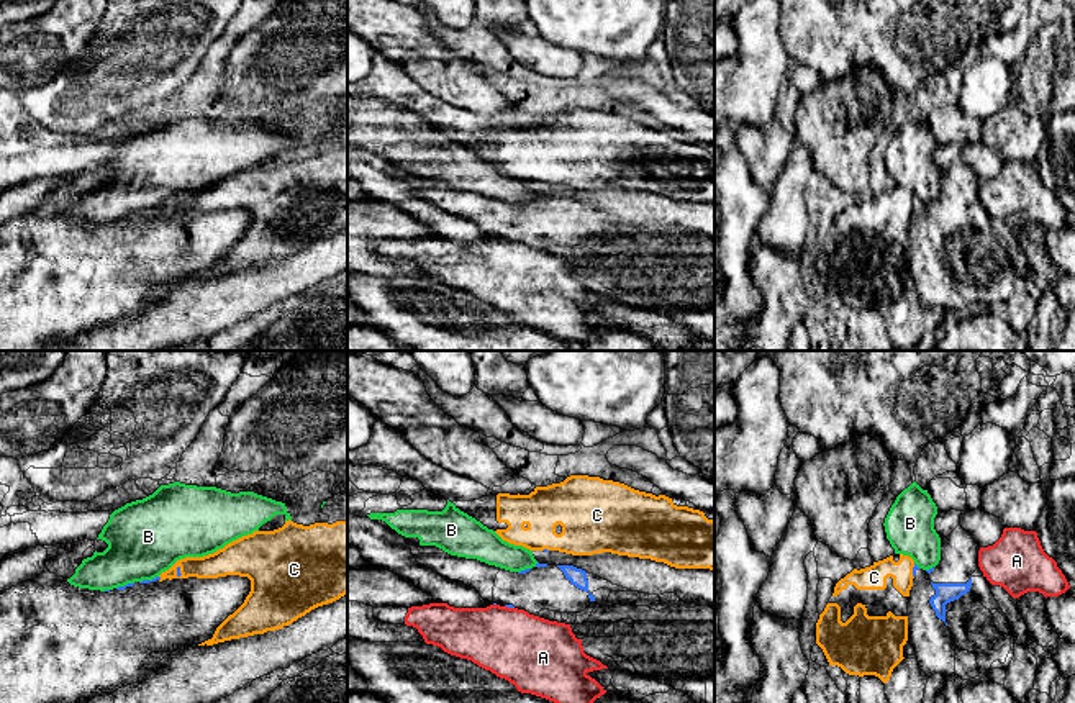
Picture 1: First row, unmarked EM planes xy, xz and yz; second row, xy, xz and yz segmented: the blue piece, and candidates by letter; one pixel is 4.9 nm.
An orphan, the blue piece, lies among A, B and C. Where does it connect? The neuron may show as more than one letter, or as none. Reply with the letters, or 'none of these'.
none of these

